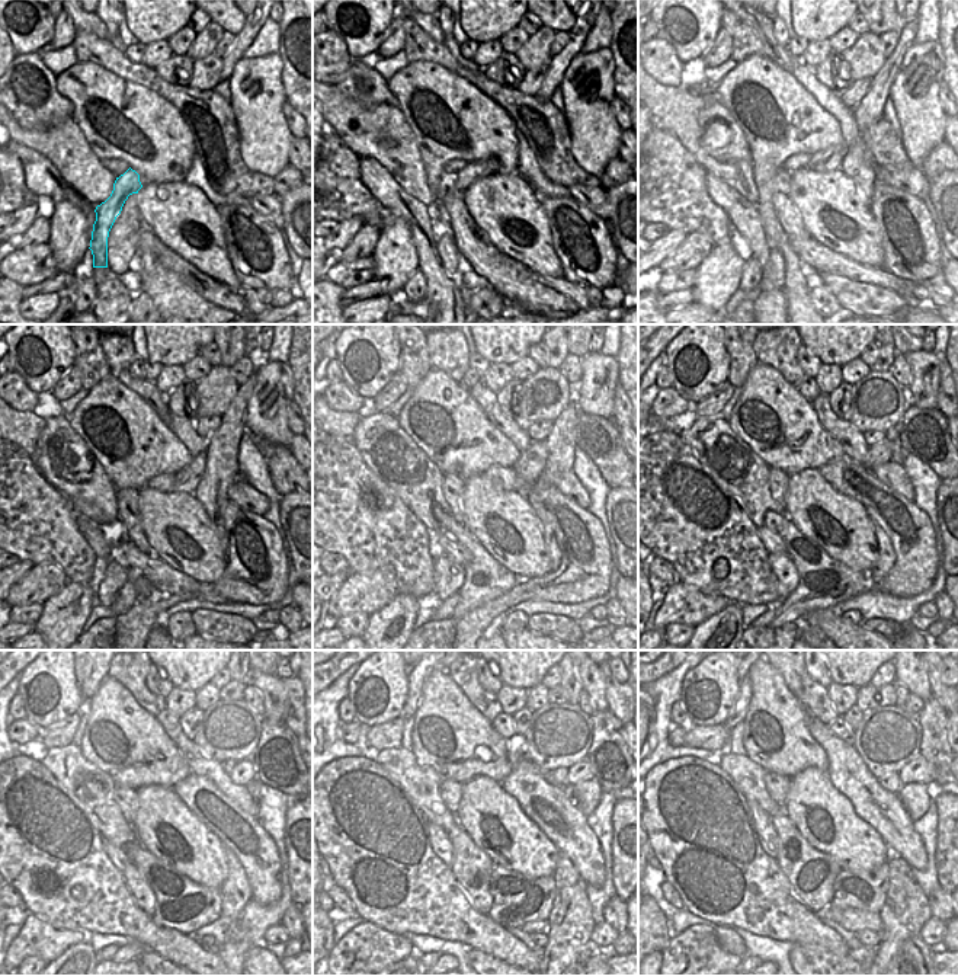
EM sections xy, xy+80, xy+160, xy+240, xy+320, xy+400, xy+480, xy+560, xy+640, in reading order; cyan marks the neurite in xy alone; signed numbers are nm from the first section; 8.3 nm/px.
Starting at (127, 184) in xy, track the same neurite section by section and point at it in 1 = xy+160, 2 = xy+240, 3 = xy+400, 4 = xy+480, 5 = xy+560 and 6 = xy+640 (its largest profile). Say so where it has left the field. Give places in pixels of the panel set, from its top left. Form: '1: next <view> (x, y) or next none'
1: next xy+160 (830, 159)
2: next xy+240 (186, 479)
3: next xy+400 (877, 454)
4: next xy+480 (243, 773)
5: next xy+560 (580, 771)
6: next xy+640 (918, 770)

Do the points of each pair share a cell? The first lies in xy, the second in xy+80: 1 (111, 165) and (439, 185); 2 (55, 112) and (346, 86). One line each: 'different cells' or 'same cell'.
1: different cells
2: same cell

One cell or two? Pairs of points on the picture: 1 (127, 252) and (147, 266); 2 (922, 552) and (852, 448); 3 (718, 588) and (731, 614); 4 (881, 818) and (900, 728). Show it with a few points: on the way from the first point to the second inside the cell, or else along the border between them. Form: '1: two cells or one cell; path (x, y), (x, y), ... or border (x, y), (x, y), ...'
1: two cells; border (138, 256), (131, 268)
2: two cells; border (845, 453), (864, 464)
3: two cells; border (730, 601), (740, 605)
4: two cells; border (856, 752), (867, 768), (878, 778)

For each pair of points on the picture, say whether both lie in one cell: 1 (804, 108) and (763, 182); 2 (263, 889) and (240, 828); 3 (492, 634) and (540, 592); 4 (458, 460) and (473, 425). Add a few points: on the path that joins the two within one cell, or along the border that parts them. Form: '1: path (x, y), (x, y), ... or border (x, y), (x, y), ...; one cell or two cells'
1: path (787, 127), (787, 136), (768, 154), (766, 163); one cell
2: path (263, 874), (259, 856), (250, 842); one cell
3: border (564, 601), (519, 601), (500, 616); two cells
4: path (468, 450), (483, 441), (477, 435); one cell

